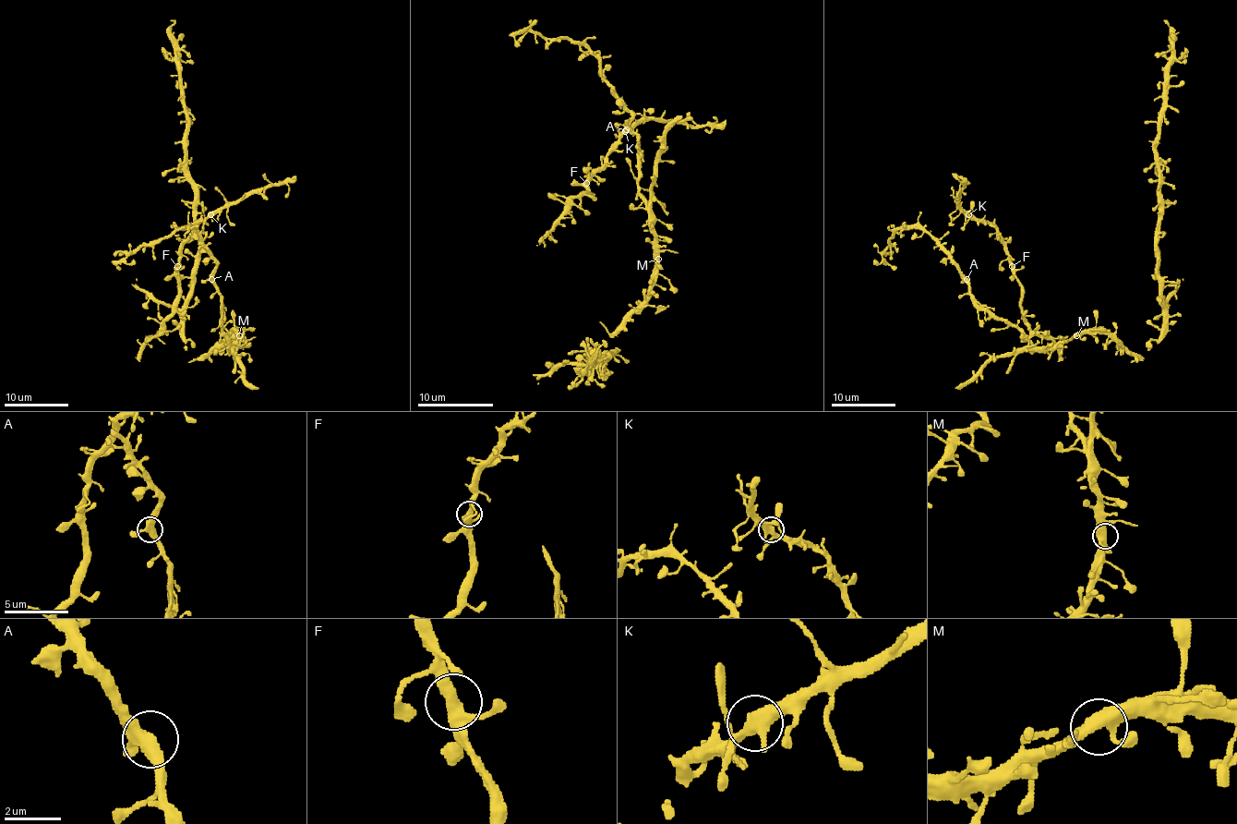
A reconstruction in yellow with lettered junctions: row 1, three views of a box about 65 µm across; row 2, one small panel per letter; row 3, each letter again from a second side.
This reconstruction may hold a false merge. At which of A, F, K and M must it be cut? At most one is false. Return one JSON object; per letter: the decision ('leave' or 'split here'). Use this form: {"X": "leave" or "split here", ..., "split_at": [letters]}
{"A": "leave", "F": "leave", "K": "leave", "M": "leave", "split_at": []}

